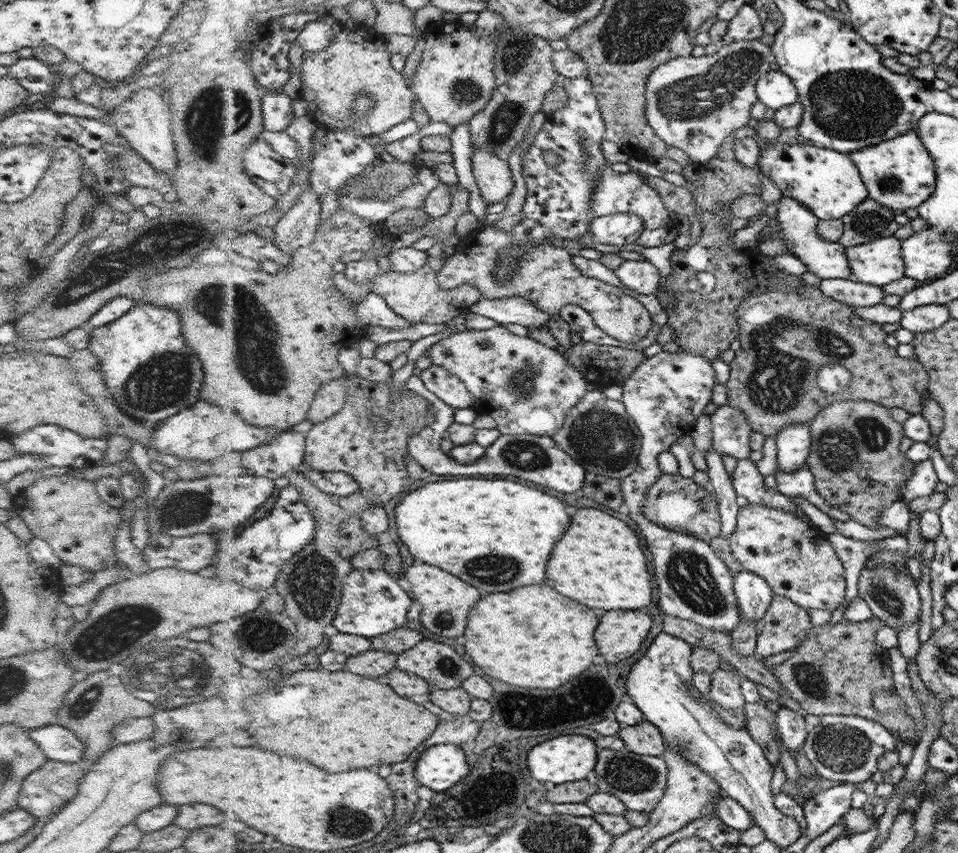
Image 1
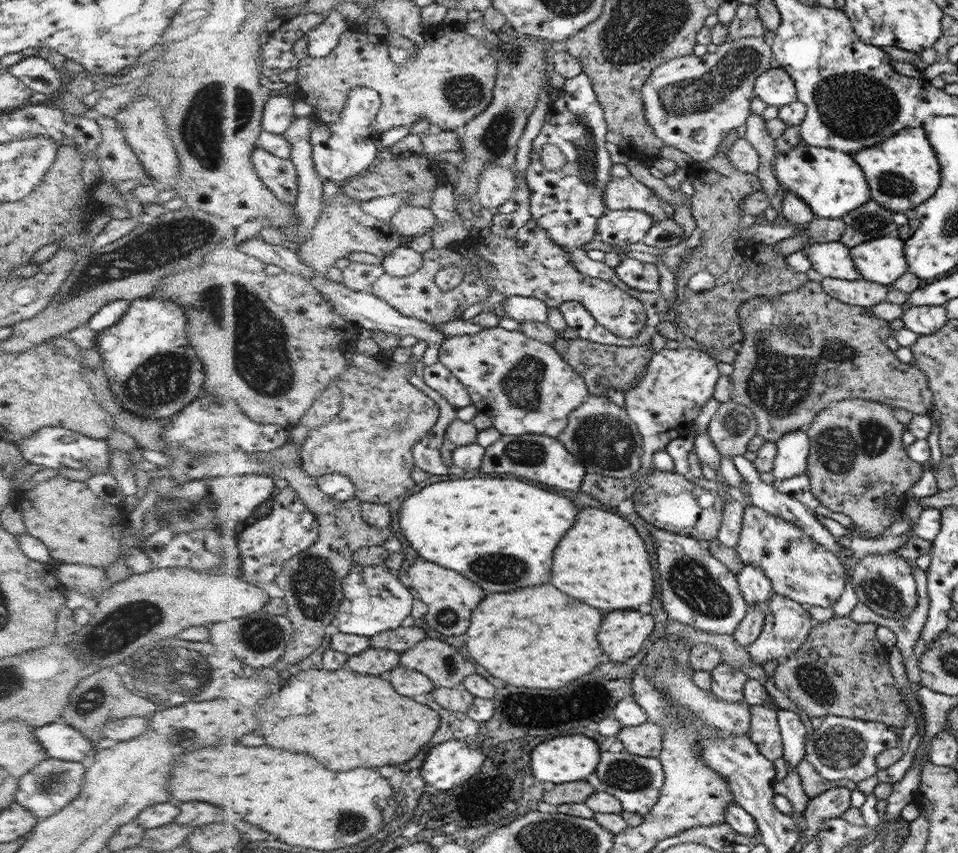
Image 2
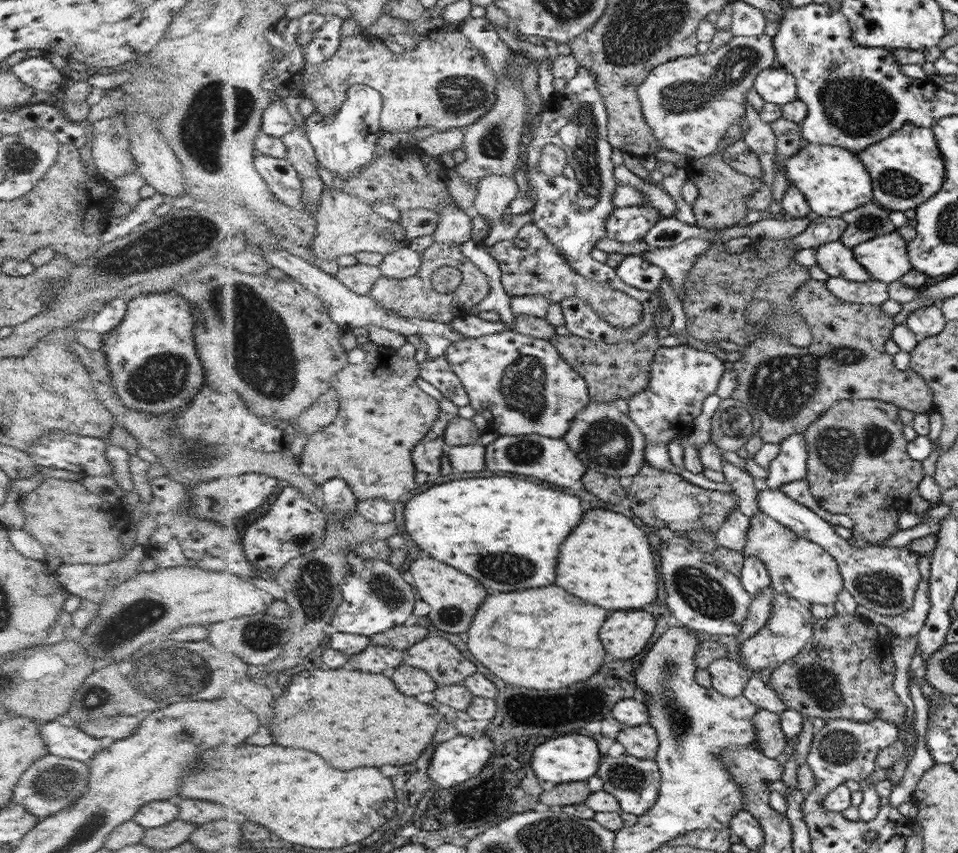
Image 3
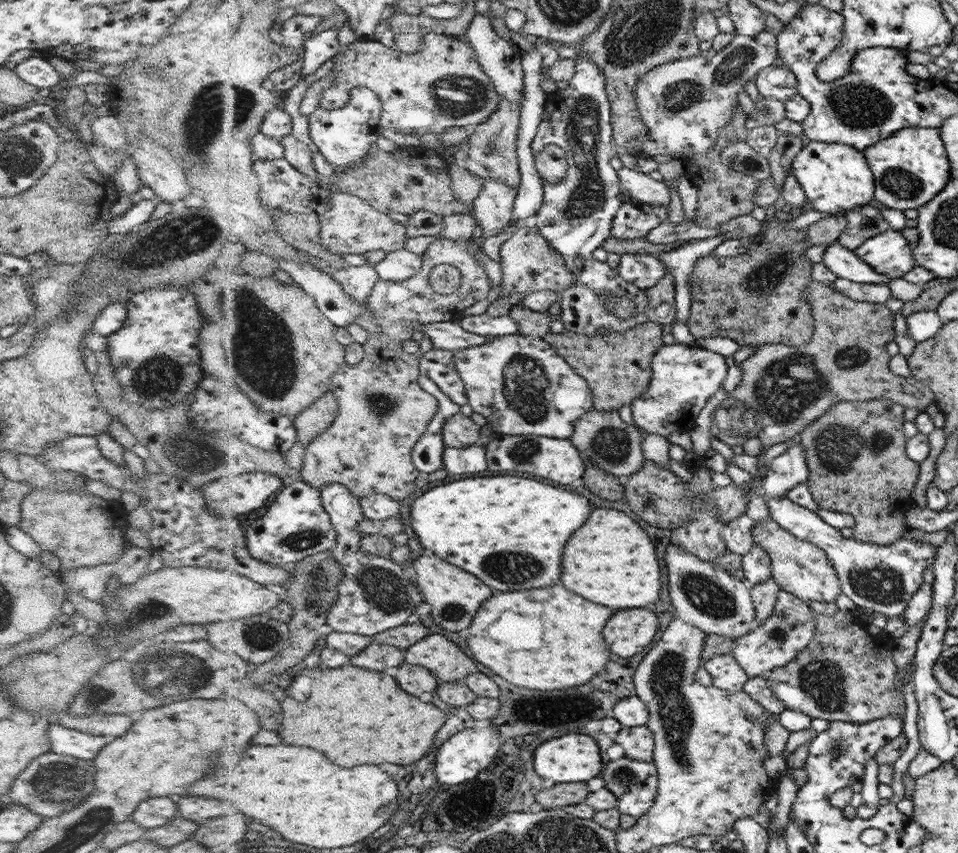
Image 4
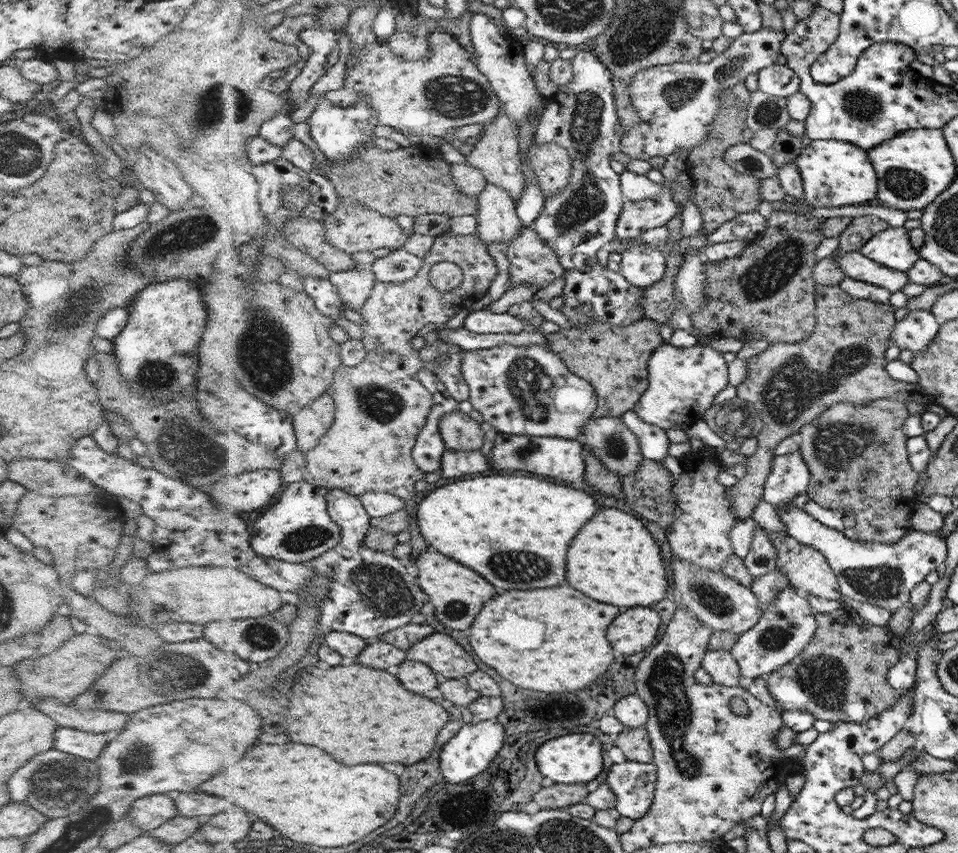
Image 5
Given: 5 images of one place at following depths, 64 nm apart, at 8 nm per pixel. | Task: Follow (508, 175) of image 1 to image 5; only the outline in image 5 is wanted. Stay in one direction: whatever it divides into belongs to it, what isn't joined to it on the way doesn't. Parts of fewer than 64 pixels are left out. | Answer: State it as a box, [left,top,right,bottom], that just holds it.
[477,184,523,253]

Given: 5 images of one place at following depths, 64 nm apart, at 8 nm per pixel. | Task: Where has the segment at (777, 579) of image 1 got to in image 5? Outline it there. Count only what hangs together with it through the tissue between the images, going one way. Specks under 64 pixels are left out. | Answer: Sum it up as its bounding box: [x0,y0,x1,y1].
[764,529,842,601]

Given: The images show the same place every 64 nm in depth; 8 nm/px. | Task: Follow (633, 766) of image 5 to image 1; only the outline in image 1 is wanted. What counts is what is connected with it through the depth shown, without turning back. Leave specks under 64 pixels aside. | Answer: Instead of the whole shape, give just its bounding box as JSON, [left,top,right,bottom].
[595,747,668,813]

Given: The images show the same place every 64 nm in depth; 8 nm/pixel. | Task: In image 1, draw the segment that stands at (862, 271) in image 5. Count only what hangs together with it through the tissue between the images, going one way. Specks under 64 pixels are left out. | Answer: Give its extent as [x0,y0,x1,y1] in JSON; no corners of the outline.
[770,196,853,279]

